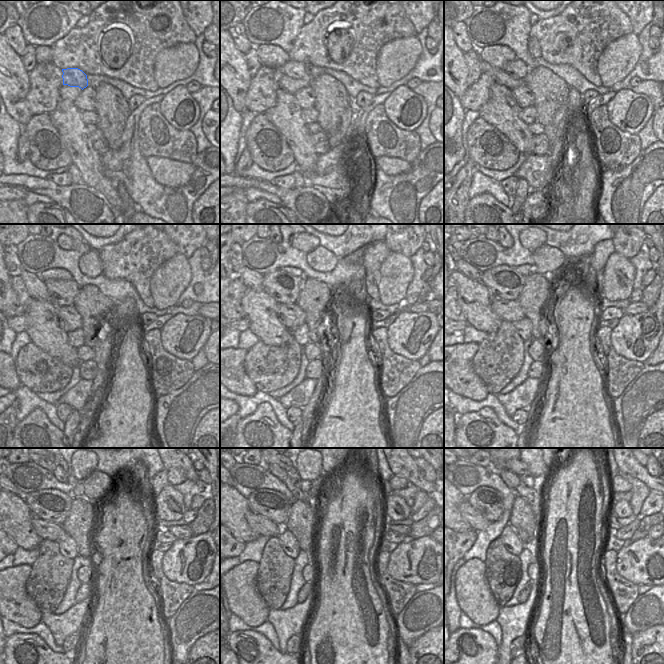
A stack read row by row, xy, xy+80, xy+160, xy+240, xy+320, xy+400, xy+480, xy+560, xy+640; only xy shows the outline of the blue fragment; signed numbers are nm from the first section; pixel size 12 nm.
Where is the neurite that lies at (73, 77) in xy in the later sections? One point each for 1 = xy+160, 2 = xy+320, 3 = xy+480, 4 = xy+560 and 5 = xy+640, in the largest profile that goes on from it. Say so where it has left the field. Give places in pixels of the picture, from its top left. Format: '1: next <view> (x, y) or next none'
1: next xy+160 (516, 68)
2: next xy+320 (284, 288)
3: next xy+480 (53, 505)
4: next xy+560 (271, 504)
5: next xy+640 (489, 502)

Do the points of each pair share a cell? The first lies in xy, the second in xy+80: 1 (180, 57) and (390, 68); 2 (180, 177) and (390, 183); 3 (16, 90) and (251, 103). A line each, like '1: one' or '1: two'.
1: one
2: two
3: two

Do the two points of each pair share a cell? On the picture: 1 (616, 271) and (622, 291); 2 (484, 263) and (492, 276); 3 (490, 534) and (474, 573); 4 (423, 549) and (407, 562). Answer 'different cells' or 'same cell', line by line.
1: same cell
2: different cells
3: different cells
4: same cell

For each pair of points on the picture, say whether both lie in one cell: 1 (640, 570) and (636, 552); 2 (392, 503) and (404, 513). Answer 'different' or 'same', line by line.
1: same
2: same

